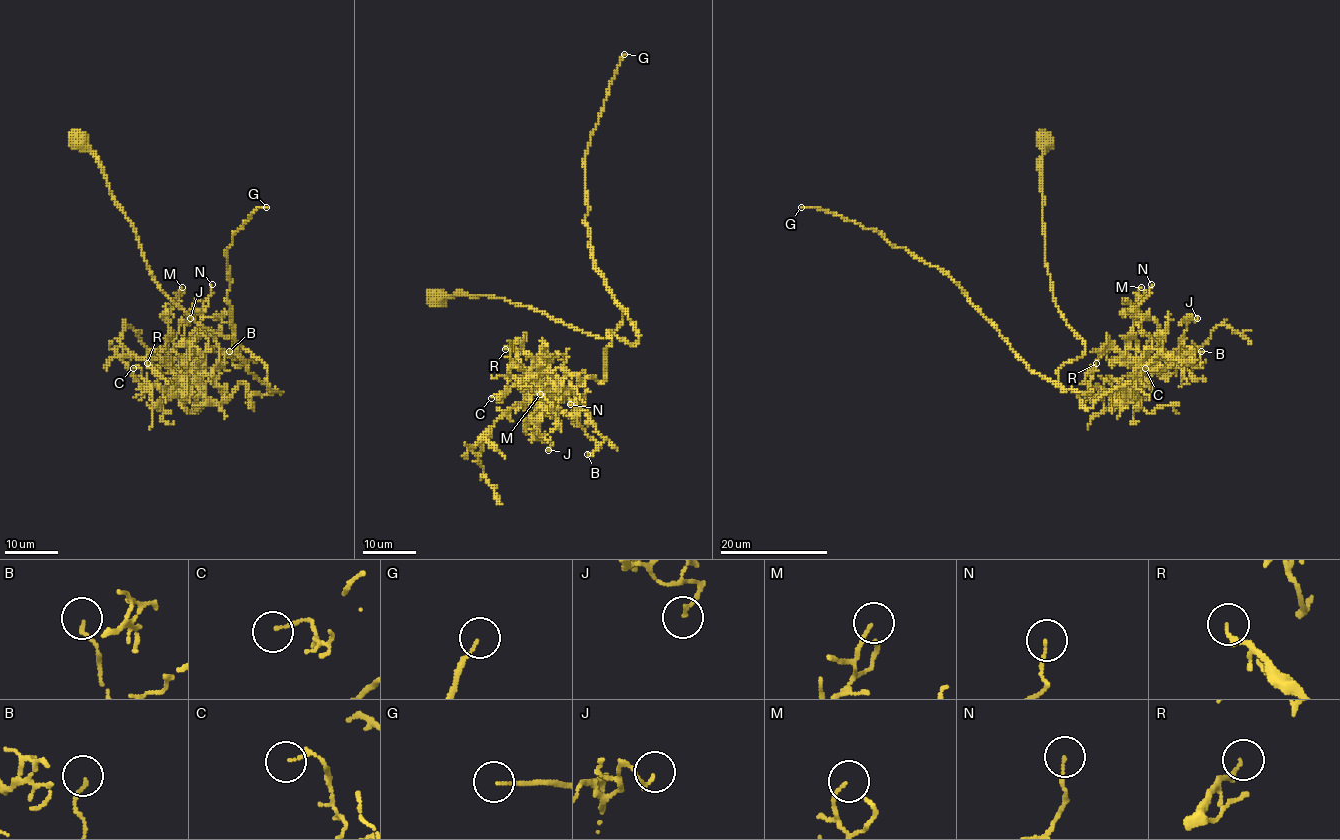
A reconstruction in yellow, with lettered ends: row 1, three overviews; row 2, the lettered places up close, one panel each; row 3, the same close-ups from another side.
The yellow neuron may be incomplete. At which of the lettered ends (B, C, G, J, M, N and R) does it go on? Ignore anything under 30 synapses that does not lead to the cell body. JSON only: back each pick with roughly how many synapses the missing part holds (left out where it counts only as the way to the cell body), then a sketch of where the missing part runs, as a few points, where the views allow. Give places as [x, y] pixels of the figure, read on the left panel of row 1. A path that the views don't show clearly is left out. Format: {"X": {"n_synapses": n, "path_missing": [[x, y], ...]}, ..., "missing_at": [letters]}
{"G": {"n_synapses": 50}, "missing_at": ["G"]}

